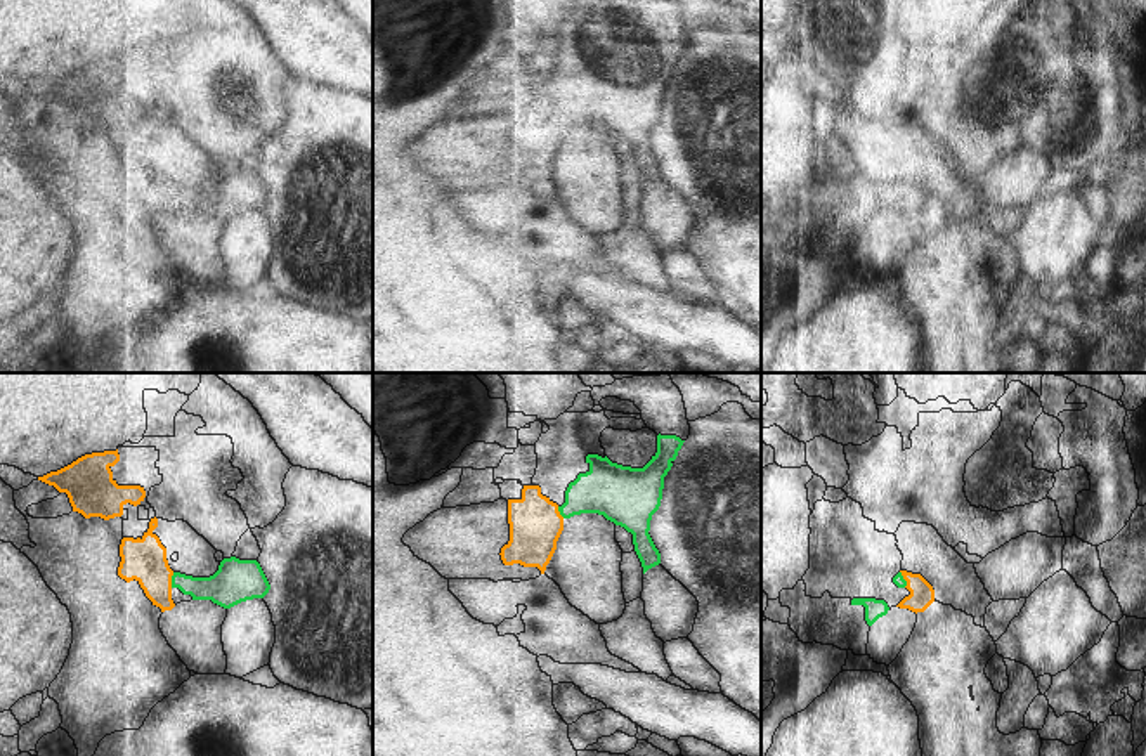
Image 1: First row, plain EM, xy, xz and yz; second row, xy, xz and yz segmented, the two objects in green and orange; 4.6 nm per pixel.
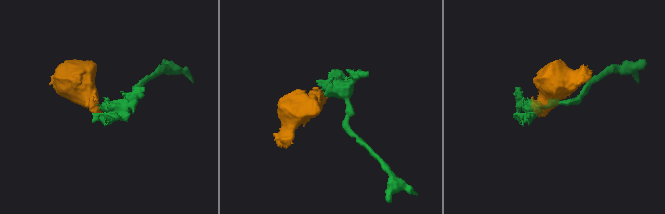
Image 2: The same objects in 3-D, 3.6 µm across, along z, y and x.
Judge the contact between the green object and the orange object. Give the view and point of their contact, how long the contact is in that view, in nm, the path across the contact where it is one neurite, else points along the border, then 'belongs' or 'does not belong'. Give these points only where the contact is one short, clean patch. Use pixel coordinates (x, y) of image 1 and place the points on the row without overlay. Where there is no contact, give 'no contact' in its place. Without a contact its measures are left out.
xy (172, 191) | 70 nm | across xy (224, 200), (198, 200), (172, 191), (163, 191), (144, 172) | belongs

